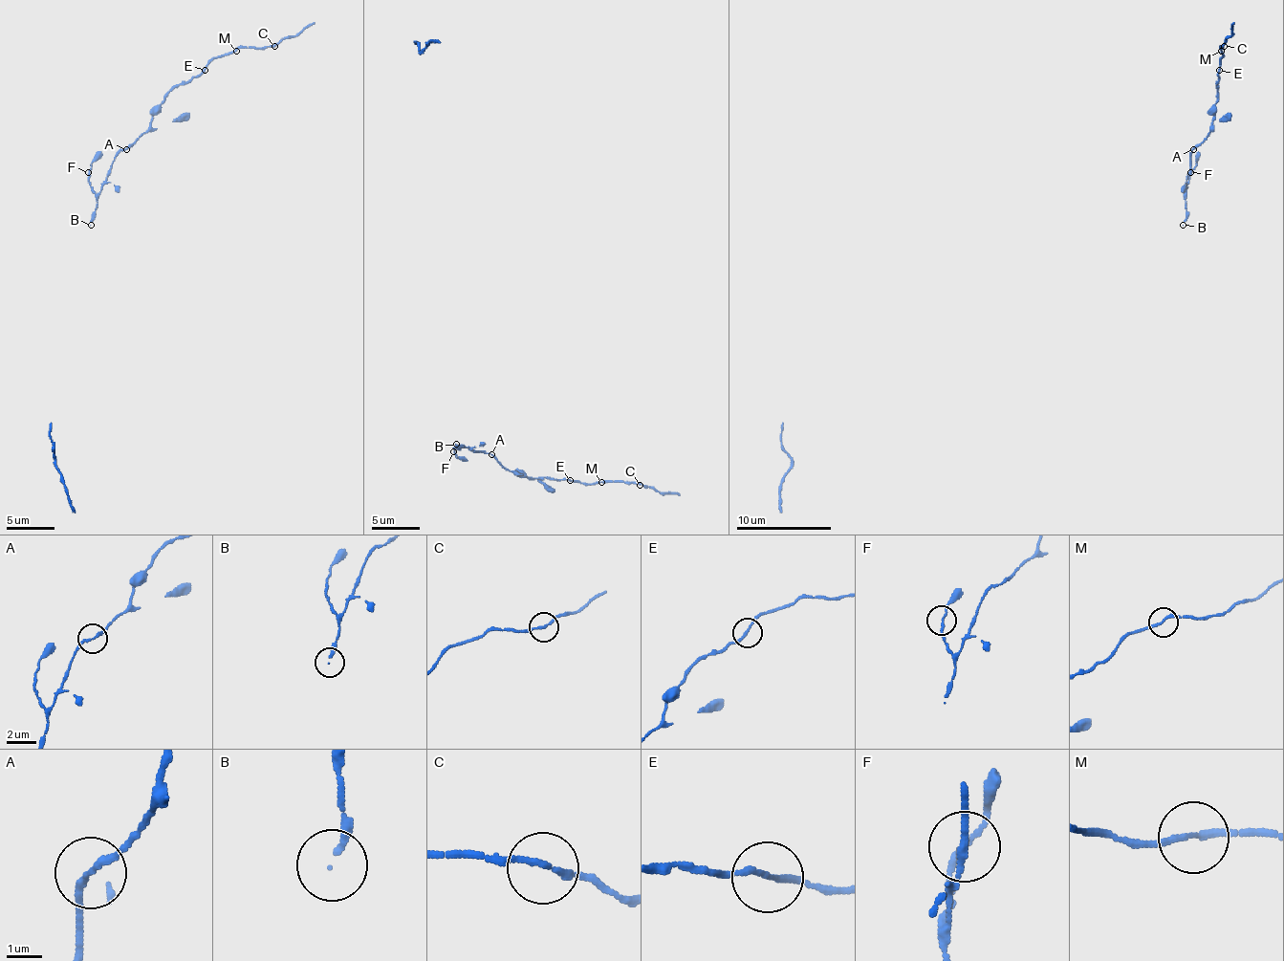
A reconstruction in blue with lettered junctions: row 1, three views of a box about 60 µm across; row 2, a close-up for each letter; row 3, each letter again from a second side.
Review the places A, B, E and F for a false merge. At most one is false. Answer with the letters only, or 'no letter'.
no letter

